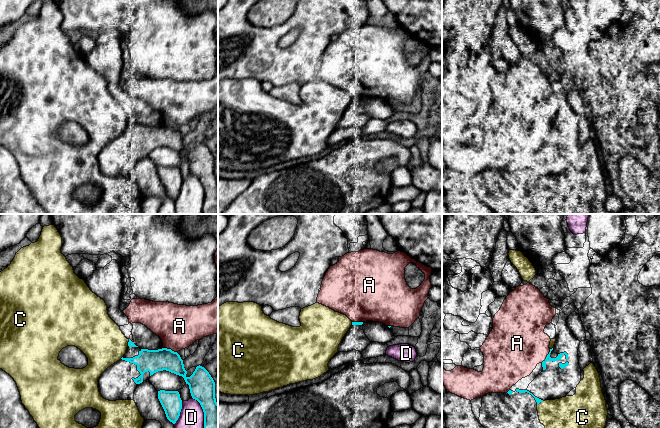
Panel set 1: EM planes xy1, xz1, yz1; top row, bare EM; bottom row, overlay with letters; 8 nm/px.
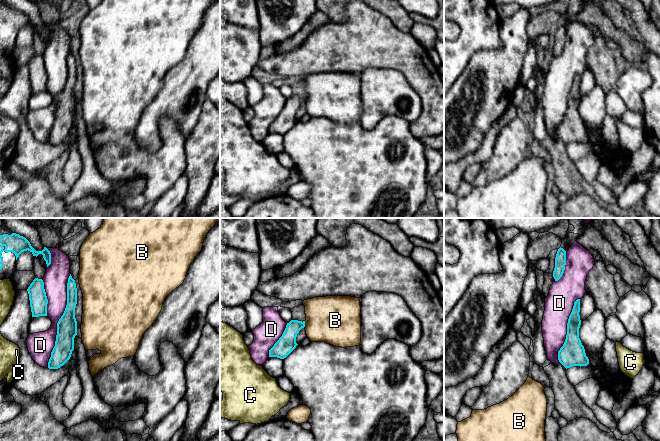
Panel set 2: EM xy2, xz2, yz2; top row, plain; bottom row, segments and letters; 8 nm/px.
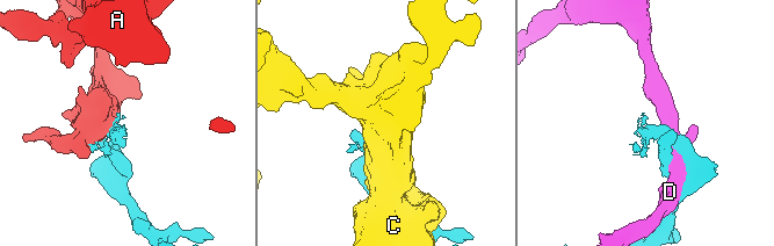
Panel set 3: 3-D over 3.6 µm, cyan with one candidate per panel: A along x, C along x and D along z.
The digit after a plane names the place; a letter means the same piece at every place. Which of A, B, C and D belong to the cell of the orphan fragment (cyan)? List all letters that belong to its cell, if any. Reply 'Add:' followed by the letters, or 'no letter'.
Add: no letter

